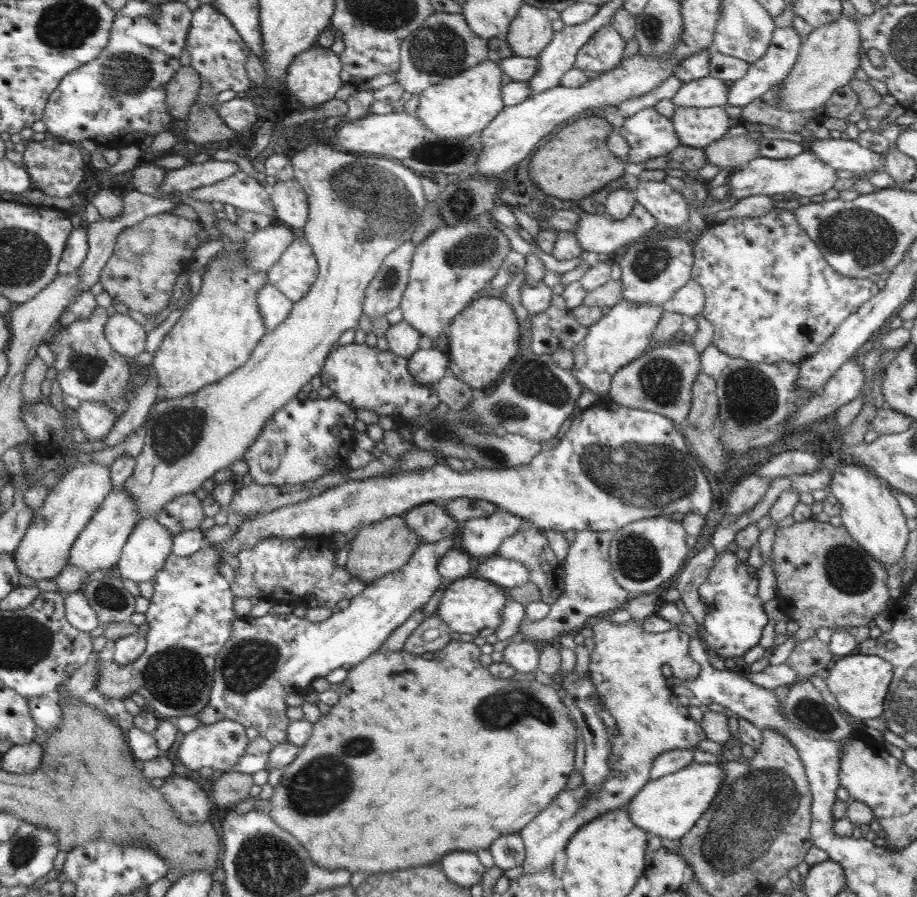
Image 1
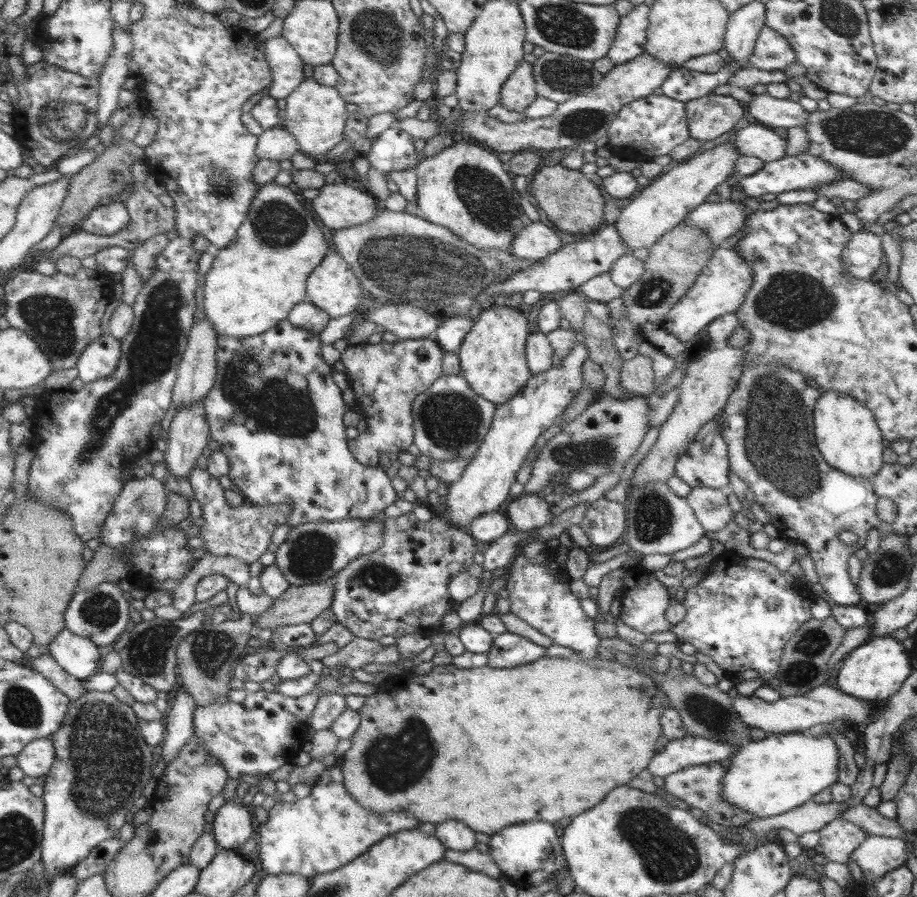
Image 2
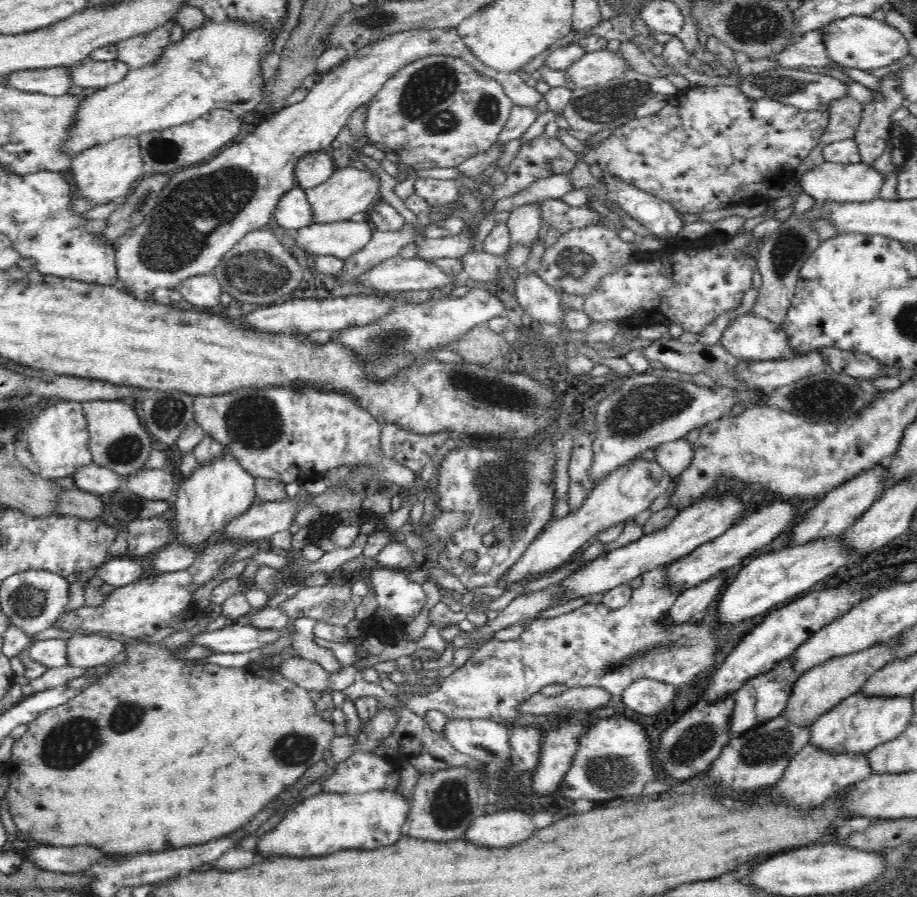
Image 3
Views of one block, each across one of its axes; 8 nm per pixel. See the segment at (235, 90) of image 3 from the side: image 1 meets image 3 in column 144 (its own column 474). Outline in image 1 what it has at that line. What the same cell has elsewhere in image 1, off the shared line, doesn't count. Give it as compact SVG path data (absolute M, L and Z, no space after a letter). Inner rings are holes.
M488 59L452 78L428 86L419 94L416 118L437 137L468 137L482 133L505 107L501 97L502 74L496 60Z

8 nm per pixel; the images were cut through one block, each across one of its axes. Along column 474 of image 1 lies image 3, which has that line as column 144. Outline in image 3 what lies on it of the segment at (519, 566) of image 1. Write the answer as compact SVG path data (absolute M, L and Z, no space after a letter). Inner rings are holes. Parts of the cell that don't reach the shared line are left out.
M122 556L106 560L92 573L98 574L104 584L110 584L115 588L132 584L148 574L142 562L138 564L136 560Z

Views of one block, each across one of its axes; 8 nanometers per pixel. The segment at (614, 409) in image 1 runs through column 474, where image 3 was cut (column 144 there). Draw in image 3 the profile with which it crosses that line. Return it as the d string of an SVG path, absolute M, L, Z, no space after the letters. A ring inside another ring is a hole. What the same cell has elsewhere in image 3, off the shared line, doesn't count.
M141 469L130 475L128 489L146 500L168 501L174 494L174 478L167 469Z

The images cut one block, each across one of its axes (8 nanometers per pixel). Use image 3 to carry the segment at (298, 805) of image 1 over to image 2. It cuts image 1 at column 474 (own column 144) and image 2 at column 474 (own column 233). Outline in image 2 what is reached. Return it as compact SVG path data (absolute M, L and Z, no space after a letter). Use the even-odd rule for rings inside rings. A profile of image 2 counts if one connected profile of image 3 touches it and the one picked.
M544 656L534 662L511 669L495 669L488 665L458 668L453 663L434 665L429 673L423 675L416 675L409 669L378 685L374 694L367 696L364 705L358 710L360 726L351 736L350 750L340 757L344 788L360 806L364 806L364 810L372 810L380 816L388 812L408 812L412 814L412 818L419 821L421 826L430 829L444 820L458 820L464 822L474 832L484 832L490 837L500 832L504 826L518 824L518 822L542 820L554 825L560 818L575 817L580 812L592 808L613 788L627 785L634 776L647 768L655 755L656 742L662 736L660 724L662 712L666 711L670 704L666 694L652 682L652 678L642 667L630 668L620 665L616 660L601 659L598 656L592 660L579 658L568 660L568 658Z

